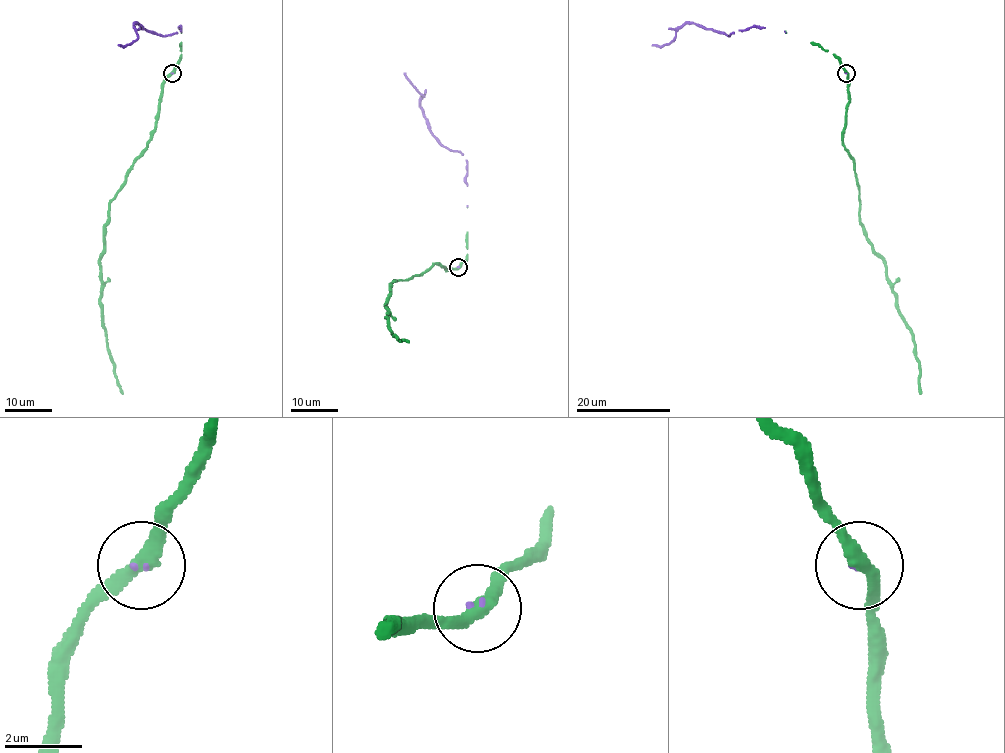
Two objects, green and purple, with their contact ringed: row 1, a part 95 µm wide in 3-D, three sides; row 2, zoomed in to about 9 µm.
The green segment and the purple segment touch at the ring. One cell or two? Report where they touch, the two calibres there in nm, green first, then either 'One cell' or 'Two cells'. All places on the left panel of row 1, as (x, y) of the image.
Place: (172, 73). Thickness 360 nm (green) against 60 nm. One cell

